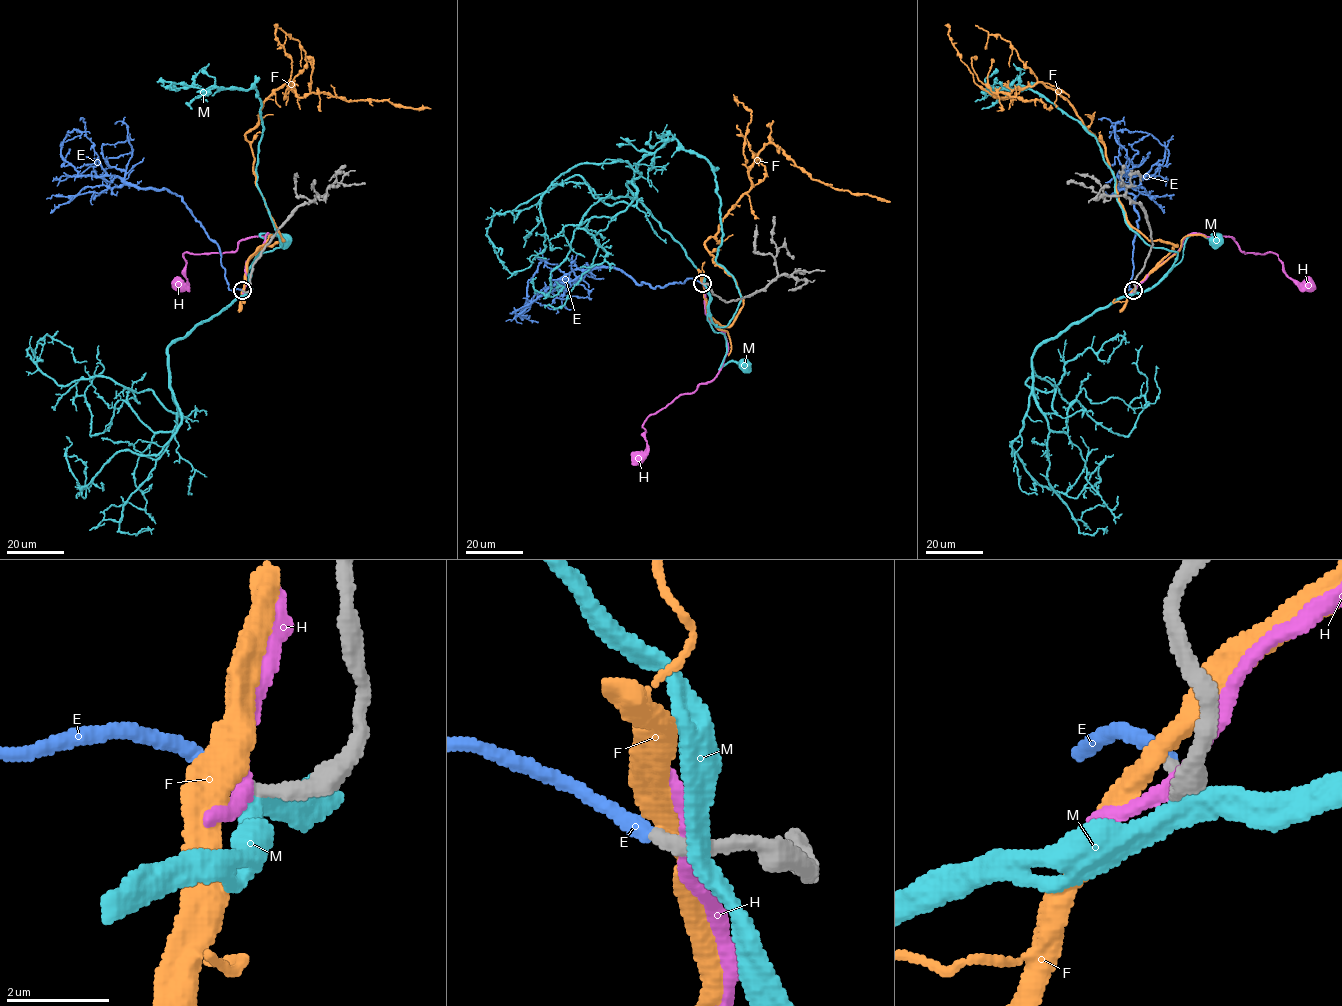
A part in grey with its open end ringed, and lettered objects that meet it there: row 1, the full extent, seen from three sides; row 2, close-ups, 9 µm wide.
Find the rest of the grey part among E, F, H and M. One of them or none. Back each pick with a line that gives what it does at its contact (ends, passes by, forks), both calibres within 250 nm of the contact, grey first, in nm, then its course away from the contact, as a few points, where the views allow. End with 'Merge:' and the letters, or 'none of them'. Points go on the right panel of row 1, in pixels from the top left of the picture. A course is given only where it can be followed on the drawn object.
E: it ends | 280/300 nm | via (1134, 290), (1139, 215), (1120, 176), (1144, 176), (1165, 147), (1147, 133), (1109, 133)
Merge: E

